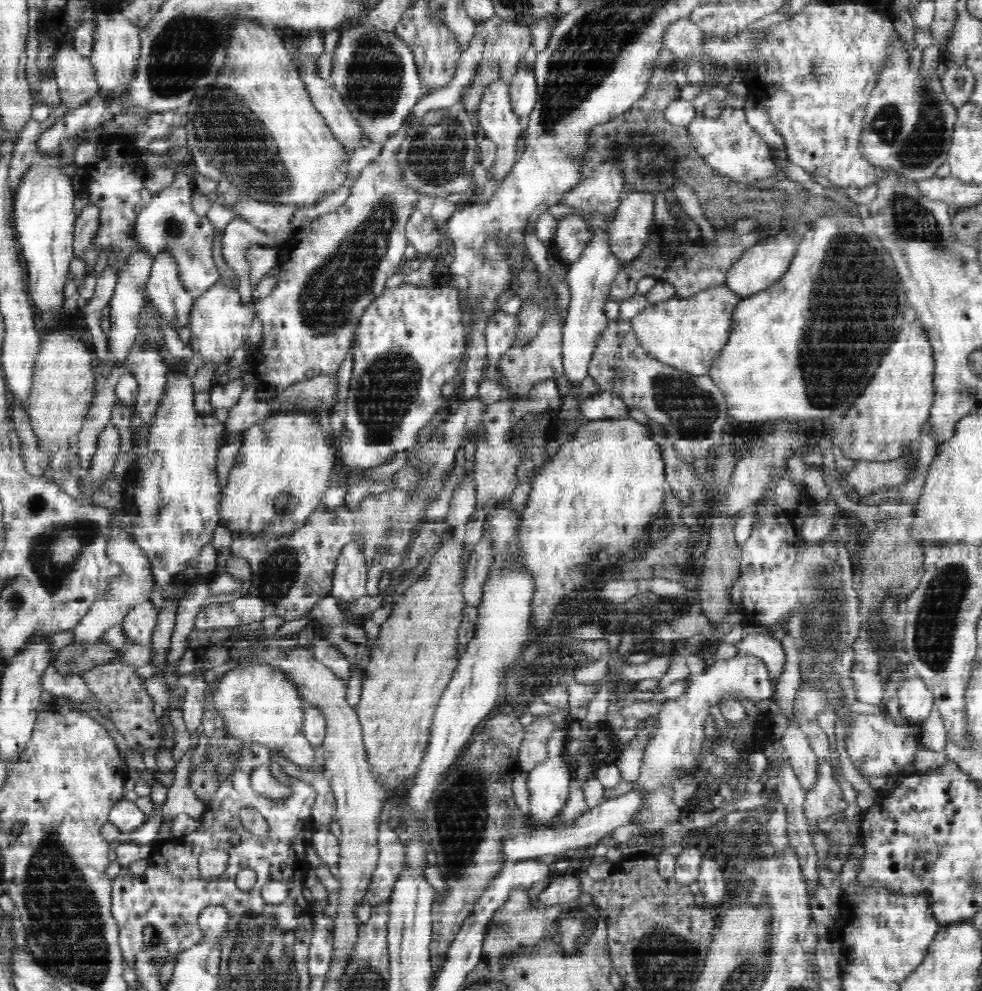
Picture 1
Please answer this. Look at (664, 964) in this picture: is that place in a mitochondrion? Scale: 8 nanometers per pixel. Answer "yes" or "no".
yes

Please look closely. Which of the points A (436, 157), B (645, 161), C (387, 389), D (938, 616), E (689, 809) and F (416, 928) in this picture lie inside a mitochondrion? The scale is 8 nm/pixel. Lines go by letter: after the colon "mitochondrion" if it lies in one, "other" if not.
A: mitochondrion
B: mitochondrion
C: mitochondrion
D: mitochondrion
E: other
F: other

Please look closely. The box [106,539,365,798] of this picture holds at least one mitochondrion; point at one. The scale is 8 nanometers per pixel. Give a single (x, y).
(279, 572)

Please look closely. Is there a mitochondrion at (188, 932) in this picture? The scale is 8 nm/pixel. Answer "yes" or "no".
no

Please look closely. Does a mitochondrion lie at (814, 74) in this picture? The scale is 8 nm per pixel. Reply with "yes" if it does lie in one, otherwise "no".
yes

